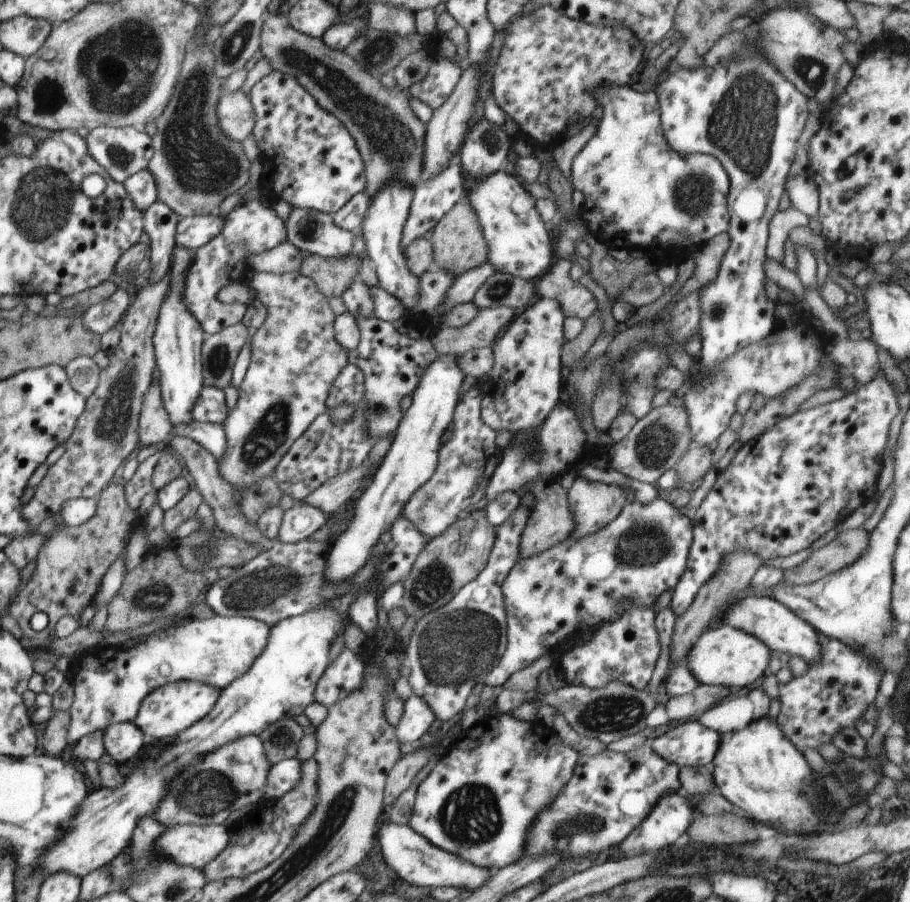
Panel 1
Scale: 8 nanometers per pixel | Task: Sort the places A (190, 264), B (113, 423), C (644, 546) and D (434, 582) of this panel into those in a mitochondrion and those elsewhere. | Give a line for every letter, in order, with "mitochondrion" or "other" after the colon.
A: other
B: mitochondrion
C: mitochondrion
D: mitochondrion

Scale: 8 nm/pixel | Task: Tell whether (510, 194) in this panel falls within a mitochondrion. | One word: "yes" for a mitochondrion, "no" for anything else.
no

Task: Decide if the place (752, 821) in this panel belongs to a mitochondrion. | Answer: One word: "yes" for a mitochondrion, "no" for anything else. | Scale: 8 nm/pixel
no

